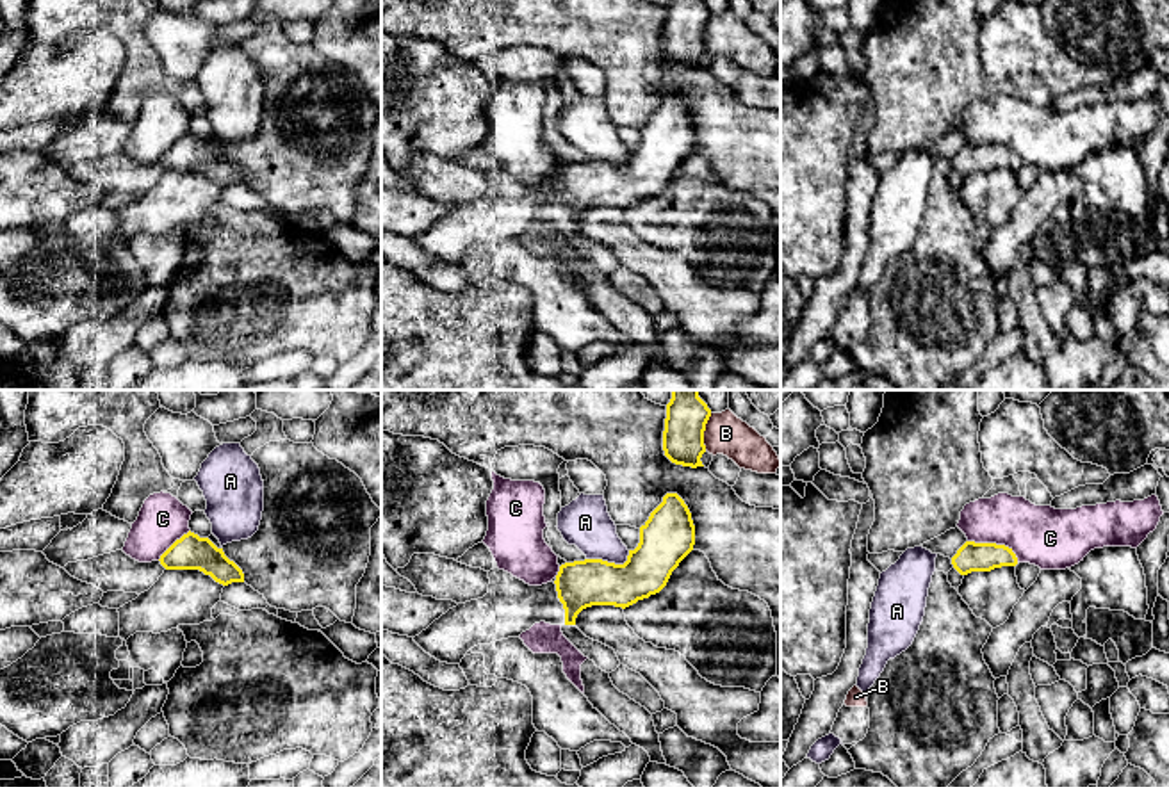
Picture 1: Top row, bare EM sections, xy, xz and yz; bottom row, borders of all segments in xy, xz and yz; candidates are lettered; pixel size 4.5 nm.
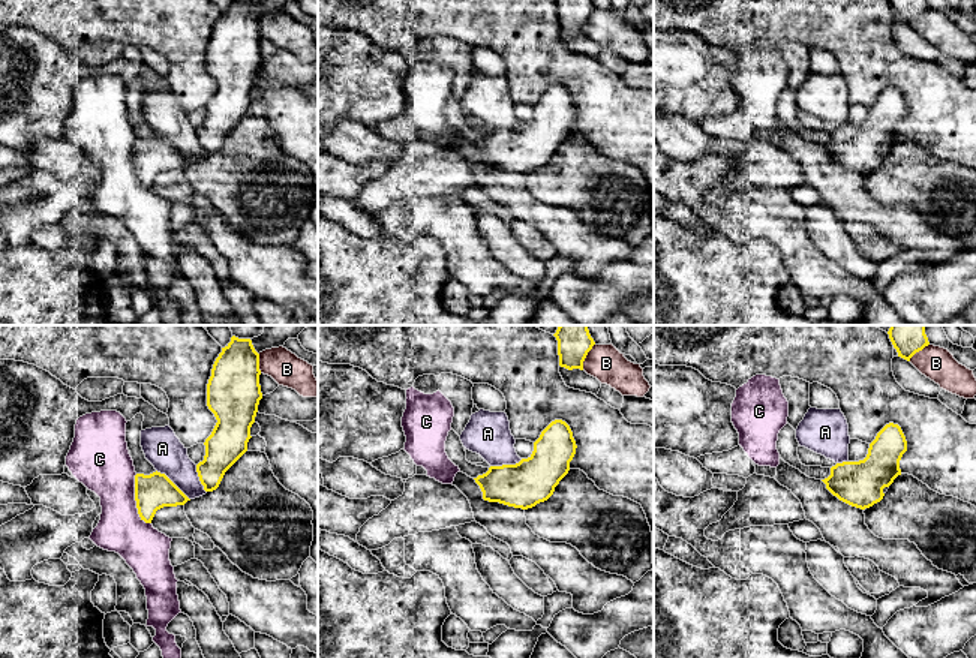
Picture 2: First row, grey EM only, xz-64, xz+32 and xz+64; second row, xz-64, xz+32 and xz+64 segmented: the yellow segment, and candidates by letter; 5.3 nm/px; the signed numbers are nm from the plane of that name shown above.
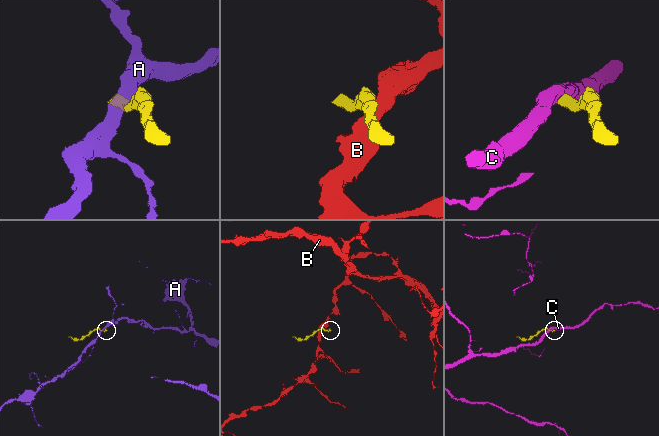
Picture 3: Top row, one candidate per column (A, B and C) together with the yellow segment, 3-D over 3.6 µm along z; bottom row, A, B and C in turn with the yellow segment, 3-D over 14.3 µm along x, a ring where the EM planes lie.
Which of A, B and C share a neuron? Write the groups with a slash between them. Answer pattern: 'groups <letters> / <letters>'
groups A / B / C

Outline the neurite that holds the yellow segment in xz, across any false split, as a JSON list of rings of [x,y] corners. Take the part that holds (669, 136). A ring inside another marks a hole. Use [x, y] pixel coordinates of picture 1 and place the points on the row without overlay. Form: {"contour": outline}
{"contour": [[[666,94],[640,128],[640,144],[624,166],[602,160],[565,164],[556,182],[542,187],[494,169],[483,199],[449,210],[413,242],[440,264],[460,265],[470,249],[519,239],[535,224],[576,226],[577,215],[592,207],[625,210],[659,194],[693,146],[688,107],[677,94]]]}

